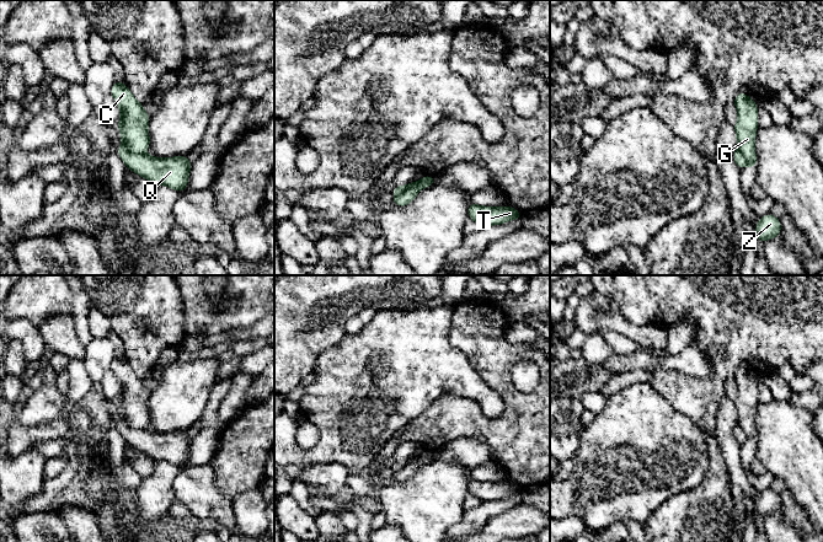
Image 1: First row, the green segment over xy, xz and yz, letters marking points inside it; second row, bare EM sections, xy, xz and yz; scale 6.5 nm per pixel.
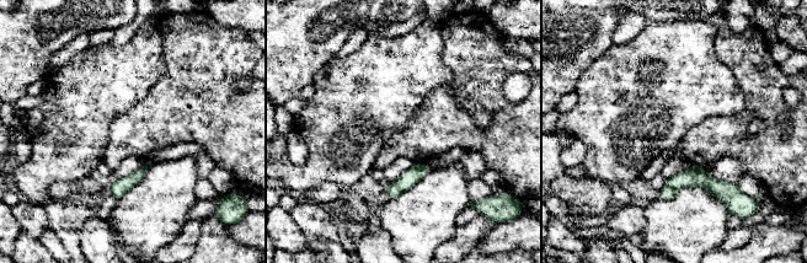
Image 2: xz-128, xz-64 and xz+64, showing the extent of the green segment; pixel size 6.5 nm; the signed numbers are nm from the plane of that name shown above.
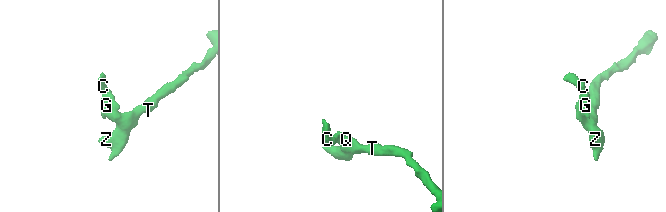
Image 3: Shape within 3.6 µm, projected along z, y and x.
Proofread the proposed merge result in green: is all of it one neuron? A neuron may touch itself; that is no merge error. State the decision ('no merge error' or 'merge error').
merge error

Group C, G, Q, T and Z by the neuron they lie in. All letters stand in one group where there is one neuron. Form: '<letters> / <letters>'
C G / Q T Z

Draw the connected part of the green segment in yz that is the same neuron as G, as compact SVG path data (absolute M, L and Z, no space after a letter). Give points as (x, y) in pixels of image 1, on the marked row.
M743 92L736 95L733 104L738 120L733 125L737 136L737 150L747 159L747 166L757 168L755 134L758 129L758 107L753 98Z

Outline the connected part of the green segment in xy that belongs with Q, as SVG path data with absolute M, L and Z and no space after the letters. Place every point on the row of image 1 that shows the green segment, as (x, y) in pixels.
M117 146L117 152L127 168L150 181L154 186L167 186L175 190L187 190L192 162L187 156L153 157L143 152L130 152Z

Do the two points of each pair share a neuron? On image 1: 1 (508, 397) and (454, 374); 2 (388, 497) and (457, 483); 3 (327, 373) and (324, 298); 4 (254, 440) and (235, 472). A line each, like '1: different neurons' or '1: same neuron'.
1: different neurons
2: same neuron
3: different neurons
4: same neuron

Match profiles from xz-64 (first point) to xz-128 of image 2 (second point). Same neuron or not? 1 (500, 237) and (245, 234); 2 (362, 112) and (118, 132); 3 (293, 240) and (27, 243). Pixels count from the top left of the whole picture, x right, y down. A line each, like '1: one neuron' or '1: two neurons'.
1: one neuron
2: two neurons
3: two neurons

